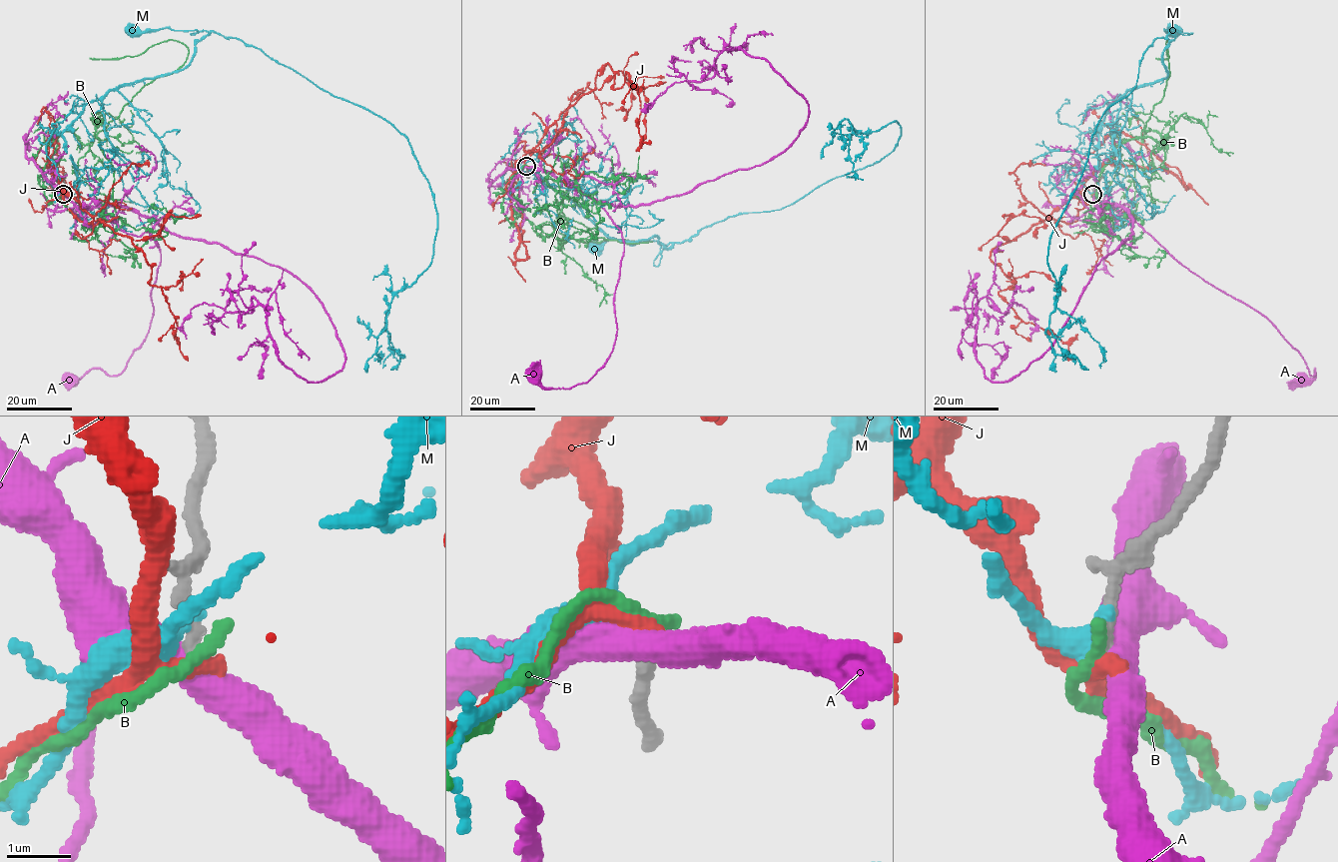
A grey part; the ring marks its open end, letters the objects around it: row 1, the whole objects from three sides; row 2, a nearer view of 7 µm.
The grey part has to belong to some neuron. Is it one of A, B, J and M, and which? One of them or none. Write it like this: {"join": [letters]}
{"join": []}

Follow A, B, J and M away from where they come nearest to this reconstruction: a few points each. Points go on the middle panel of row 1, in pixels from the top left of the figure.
A: (526, 167), (597, 200), (623, 243), (607, 361), (568, 388), (546, 388), (532, 375)
B: (527, 166), (505, 186), (533, 229), (555, 232), (585, 175), (566, 165), (540, 209), (574, 207)
J: (526, 166), (606, 64), (614, 89), (626, 72), (651, 142)
M: (526, 166), (546, 150), (538, 173), (525, 172), (607, 236), (672, 244), (596, 247)

